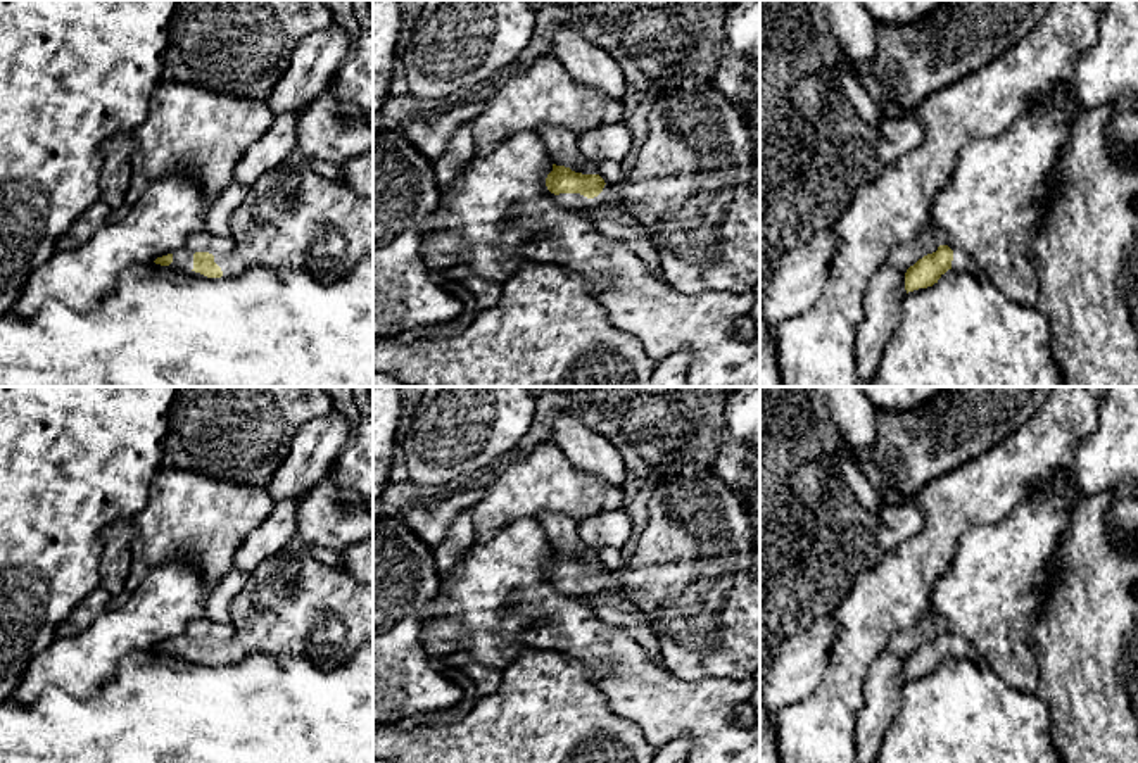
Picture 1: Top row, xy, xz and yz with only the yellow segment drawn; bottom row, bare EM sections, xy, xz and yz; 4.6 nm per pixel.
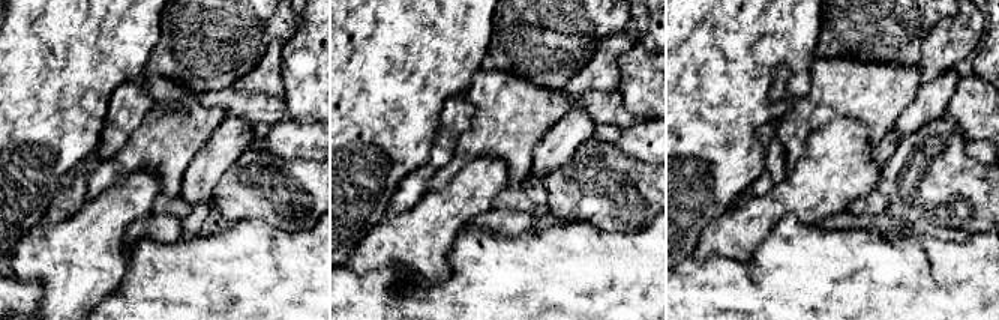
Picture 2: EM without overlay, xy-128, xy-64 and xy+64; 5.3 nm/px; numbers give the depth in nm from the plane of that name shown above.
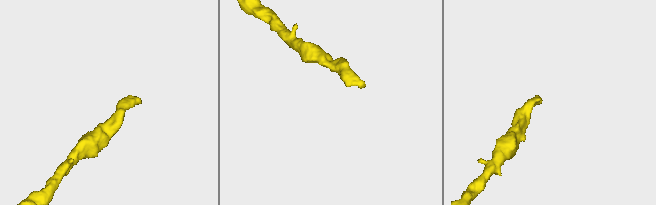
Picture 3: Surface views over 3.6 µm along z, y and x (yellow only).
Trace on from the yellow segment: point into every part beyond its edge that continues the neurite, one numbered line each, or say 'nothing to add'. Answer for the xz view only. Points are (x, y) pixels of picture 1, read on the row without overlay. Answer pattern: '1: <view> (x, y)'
1: xz (577, 589)

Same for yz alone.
1: yz (962, 649)

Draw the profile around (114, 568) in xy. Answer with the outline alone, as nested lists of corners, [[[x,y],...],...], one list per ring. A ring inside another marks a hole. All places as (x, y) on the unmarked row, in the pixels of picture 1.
[[[121,520],[104,532],[104,552],[100,561],[100,585],[114,597],[130,577],[130,545],[136,537],[133,520]]]

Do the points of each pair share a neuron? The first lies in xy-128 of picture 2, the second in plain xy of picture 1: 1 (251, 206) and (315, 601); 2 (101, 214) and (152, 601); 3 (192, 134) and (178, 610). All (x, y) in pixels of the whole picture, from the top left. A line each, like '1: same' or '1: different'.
1: same
2: same
3: different

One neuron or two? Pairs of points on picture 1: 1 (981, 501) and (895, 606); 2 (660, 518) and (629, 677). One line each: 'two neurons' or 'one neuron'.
1: one neuron
2: two neurons

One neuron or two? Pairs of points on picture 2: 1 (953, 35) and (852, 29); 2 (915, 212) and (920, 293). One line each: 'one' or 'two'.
1: one
2: two

